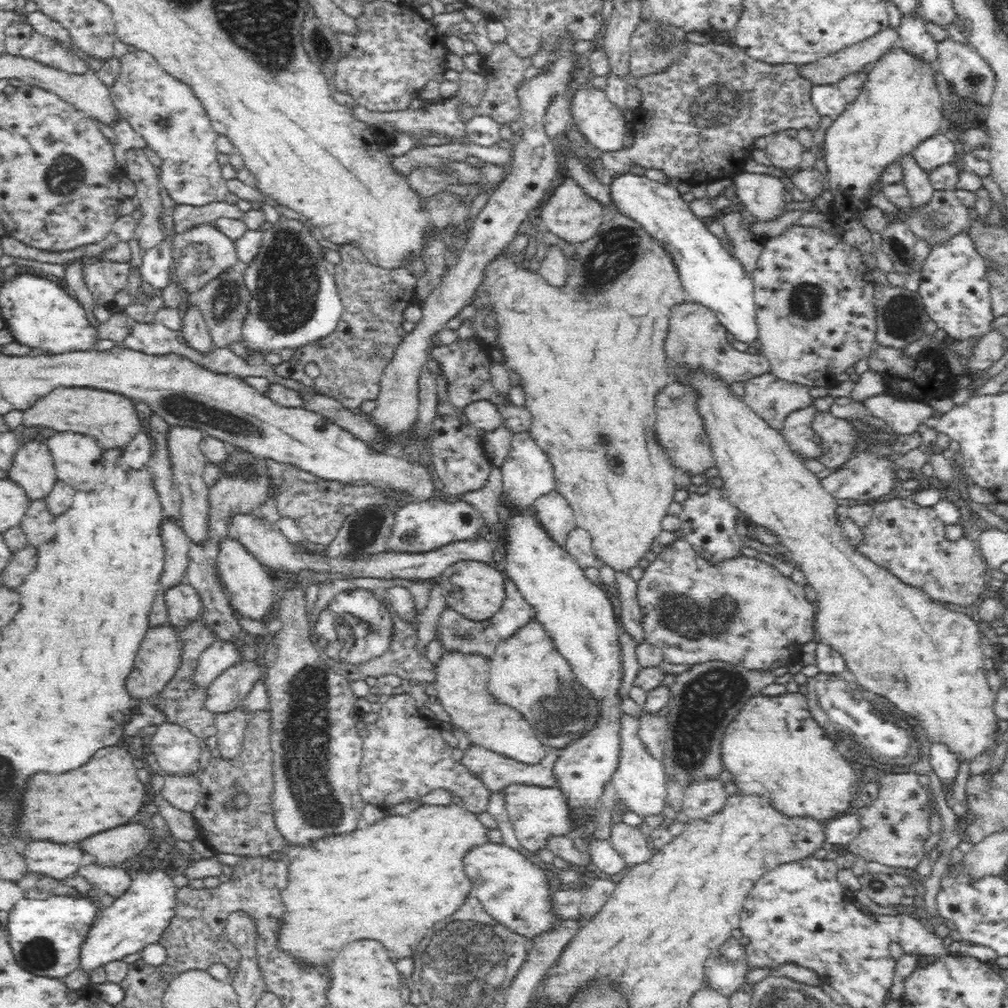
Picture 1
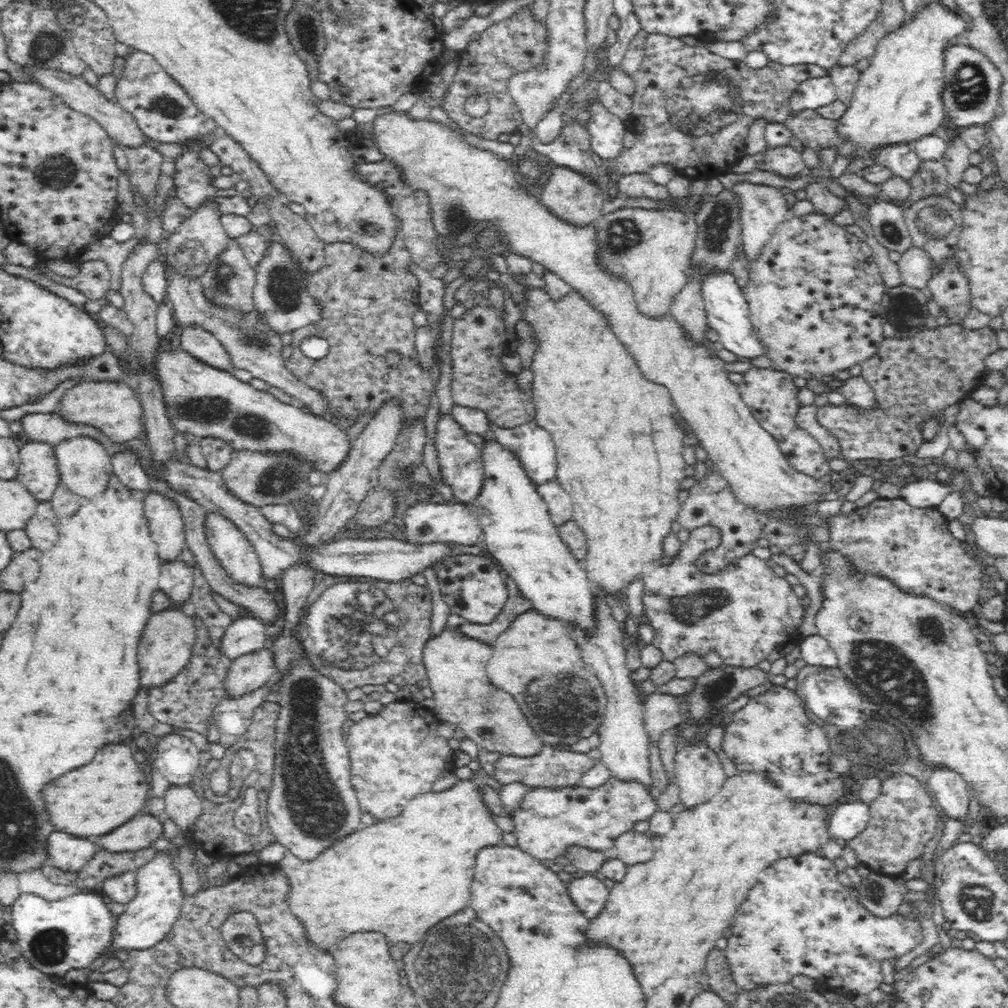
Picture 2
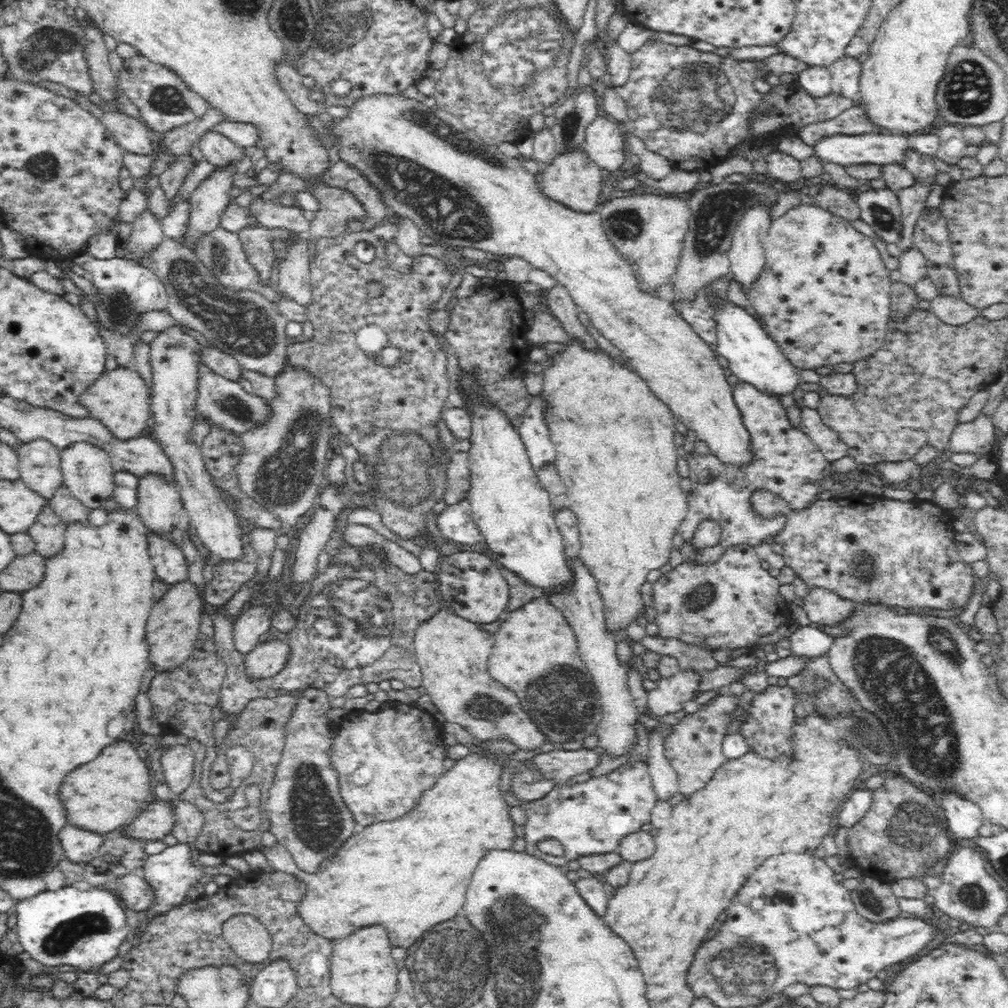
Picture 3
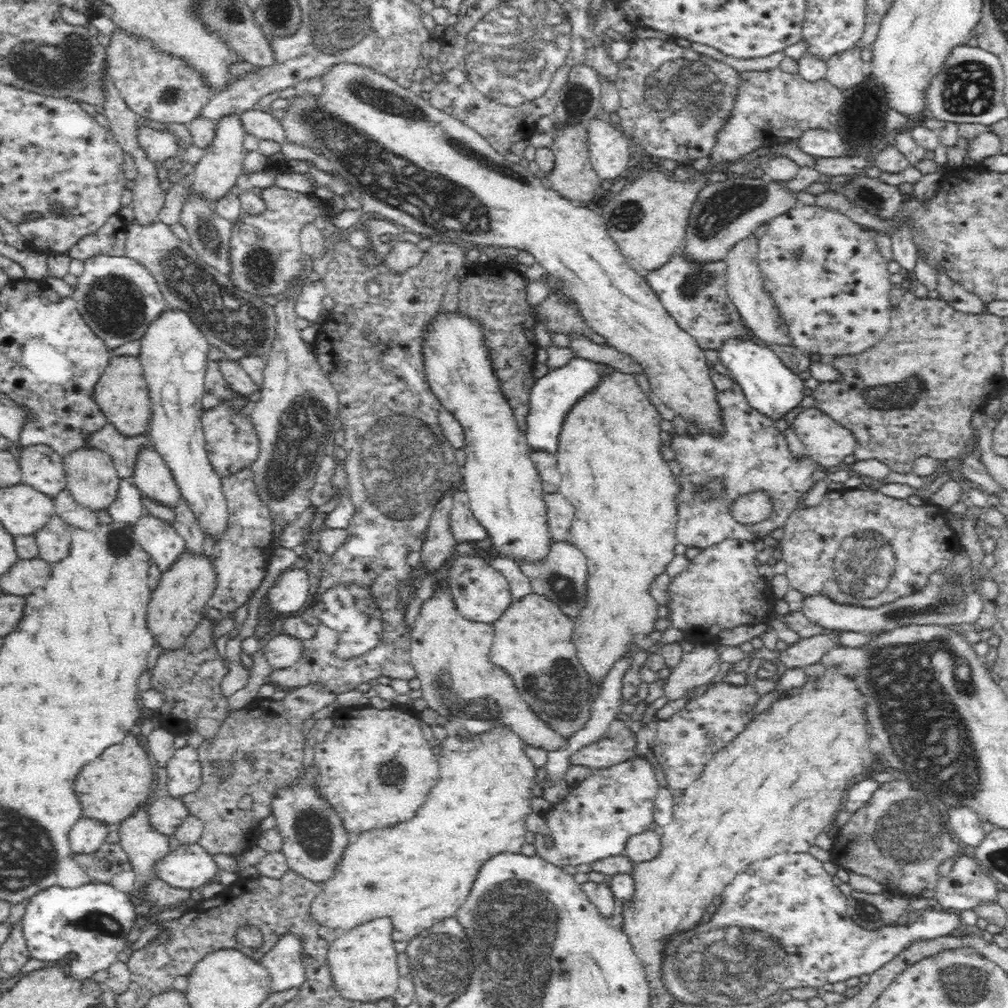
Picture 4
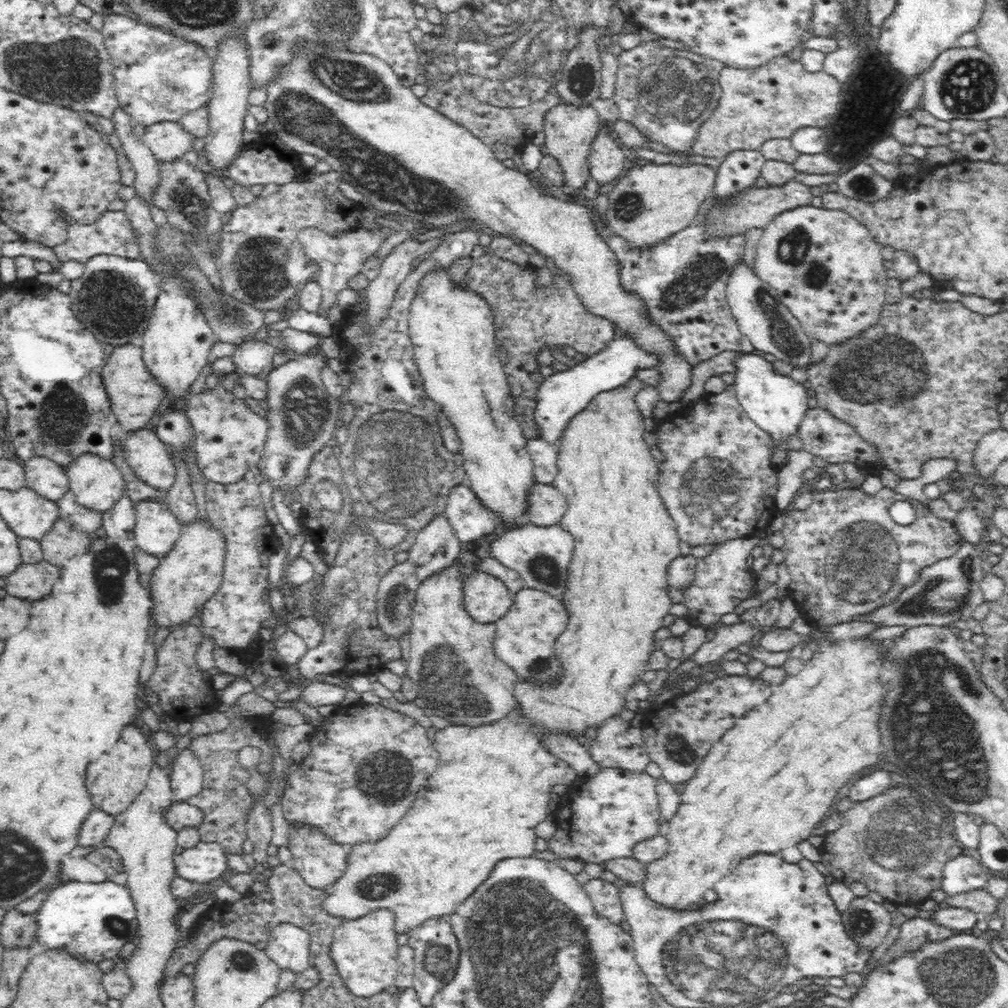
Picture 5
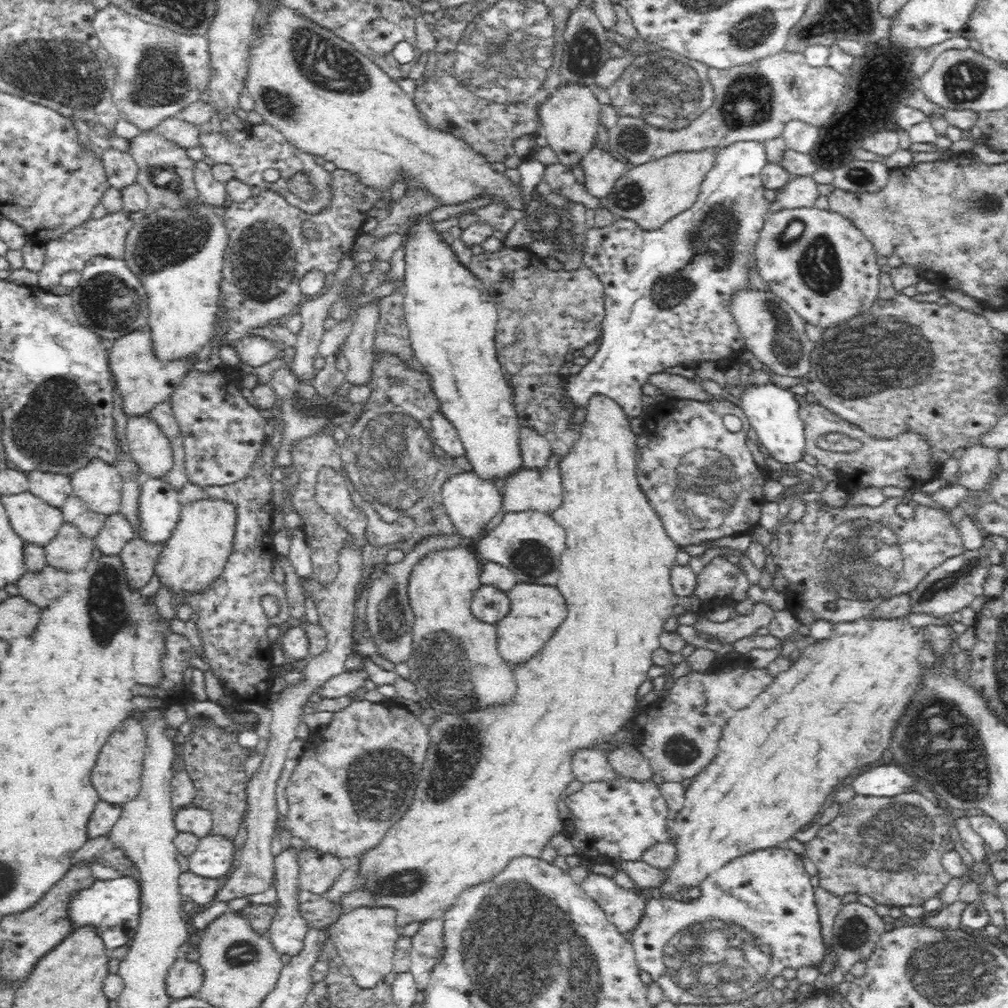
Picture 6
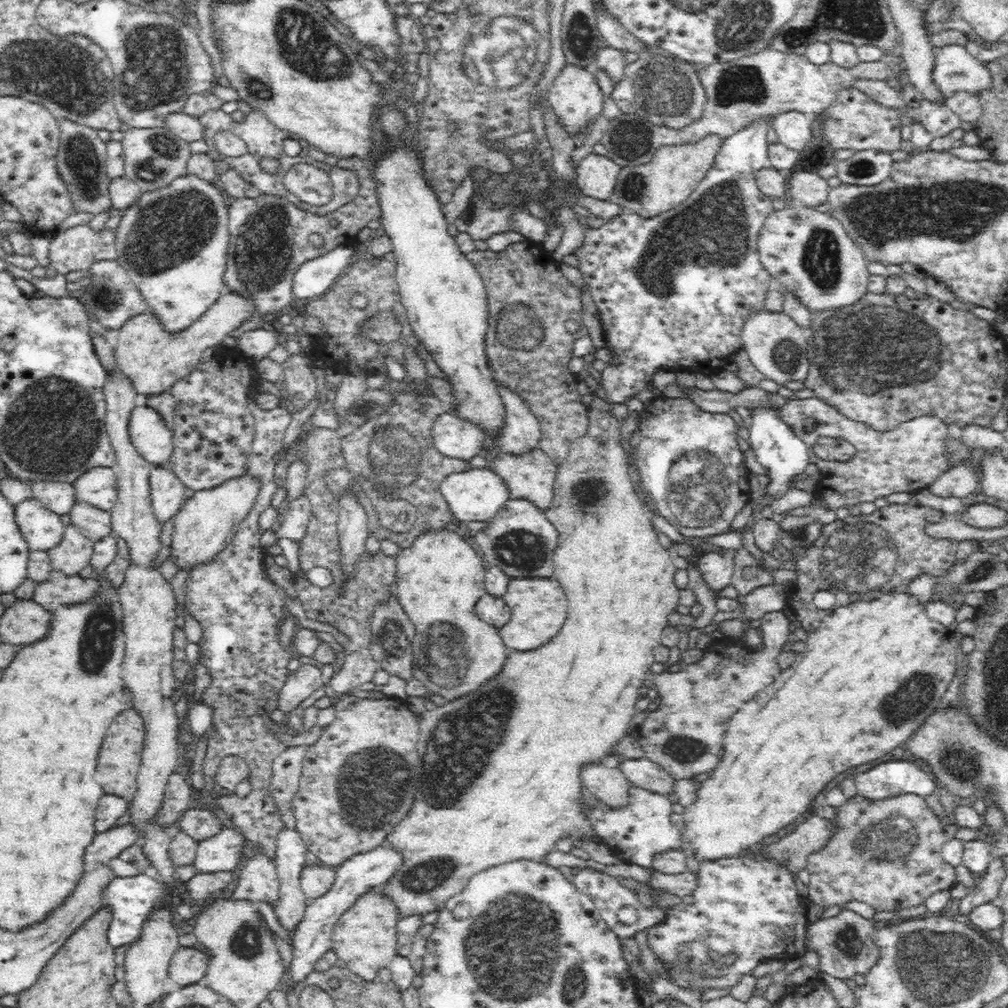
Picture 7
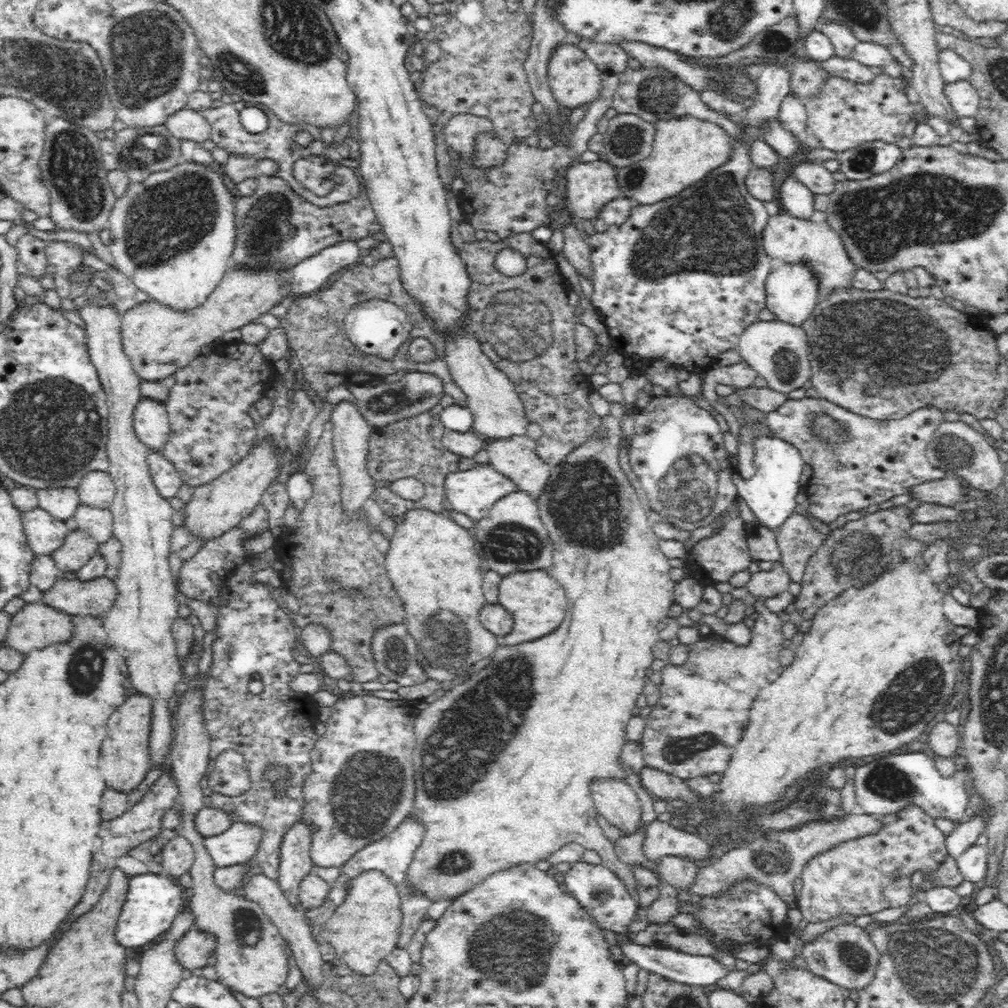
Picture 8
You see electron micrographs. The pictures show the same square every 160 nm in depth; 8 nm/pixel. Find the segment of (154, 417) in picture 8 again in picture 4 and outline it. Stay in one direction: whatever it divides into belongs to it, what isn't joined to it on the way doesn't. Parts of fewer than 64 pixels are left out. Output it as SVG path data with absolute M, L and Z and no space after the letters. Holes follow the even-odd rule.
M152 446L142 448L130 481L158 506L174 511L181 504L180 491L170 469Z

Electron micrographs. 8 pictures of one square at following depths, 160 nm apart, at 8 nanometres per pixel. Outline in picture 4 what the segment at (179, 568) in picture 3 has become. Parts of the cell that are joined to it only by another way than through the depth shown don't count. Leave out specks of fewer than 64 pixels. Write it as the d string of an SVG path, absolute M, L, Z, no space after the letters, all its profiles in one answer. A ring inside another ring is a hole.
M148 515L140 518L134 528L138 543L161 573L173 568L183 558L187 548L172 525Z

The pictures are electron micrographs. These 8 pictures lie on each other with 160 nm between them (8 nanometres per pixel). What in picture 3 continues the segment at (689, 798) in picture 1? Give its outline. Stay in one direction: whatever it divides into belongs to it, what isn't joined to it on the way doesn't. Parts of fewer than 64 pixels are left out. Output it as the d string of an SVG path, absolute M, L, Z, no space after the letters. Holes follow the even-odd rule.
M718 695L692 714L685 715L673 732L663 740L664 754L676 770L679 779L679 792L688 797L702 791L714 774L729 760L722 753L722 741L729 723L734 719L732 712L738 707L736 695Z

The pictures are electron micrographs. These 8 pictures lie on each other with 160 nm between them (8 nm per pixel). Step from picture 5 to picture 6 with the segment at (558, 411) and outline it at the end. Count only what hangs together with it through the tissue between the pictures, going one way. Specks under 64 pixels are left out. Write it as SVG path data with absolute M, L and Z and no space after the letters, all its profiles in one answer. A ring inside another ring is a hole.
M764 141L736 142L717 150L714 167L702 182L696 204L668 220L662 228L646 232L631 220L620 218L608 226L593 227L586 232L582 262L602 280L606 318L602 322L602 340L594 356L578 374L562 378L558 399L570 410L586 408L592 396L600 394L618 401L631 418L644 422L647 413L644 413L642 386L654 373L661 373L670 366L720 360L745 348L744 335L730 313L730 302L734 289L750 287L747 276L755 272L755 246L769 214L761 175L768 163Z

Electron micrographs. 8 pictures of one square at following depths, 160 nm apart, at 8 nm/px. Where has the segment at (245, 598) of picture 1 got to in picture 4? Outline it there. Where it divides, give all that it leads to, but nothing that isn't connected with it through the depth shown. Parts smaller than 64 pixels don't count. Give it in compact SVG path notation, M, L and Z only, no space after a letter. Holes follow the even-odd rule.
M164 310L150 323L140 339L139 361L149 388L151 400L150 430L153 448L170 469L181 499L188 504L200 531L212 540L229 532L230 512L221 477L210 464L201 423L202 396L205 392L205 370L208 366L208 341L196 322L181 310Z

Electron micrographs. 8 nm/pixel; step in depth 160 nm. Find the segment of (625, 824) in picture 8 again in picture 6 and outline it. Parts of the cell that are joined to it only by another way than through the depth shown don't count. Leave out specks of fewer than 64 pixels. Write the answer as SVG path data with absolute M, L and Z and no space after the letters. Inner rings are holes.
M594 747L577 748L571 754L571 770L581 783L610 780L616 776L615 770L607 762L603 751Z

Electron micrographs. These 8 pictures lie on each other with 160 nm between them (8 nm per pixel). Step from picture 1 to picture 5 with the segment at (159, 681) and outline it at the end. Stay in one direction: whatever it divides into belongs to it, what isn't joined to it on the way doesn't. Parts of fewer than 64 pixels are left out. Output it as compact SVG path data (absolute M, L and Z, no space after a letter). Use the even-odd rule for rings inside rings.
M208 520L184 525L180 540L172 549L153 570L148 588L151 594L152 618L158 628L178 629L196 622L202 606L214 596L223 579L226 556L223 536Z

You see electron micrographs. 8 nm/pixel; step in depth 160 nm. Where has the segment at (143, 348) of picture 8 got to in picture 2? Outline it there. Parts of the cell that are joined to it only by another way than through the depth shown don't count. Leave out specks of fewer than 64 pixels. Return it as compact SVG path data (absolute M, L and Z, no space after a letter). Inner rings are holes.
M82 382L72 385L63 392L58 400L57 414L64 422L70 424L85 424L91 426L95 430L99 430L101 434L105 434L107 438L116 445L134 440L134 438L143 437L143 410L139 403L138 396L126 384L116 384L115 382Z

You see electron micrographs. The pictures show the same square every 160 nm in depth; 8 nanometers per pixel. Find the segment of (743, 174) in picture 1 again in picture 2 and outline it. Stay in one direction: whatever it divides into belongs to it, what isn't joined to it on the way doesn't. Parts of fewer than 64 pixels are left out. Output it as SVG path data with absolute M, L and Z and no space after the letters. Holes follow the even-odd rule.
M736 182L733 188L735 197L740 205L741 243L746 247L748 259L756 260L760 249L774 234L776 227L789 219L790 211L784 198L785 190L780 187L767 186L766 184L752 184L752 182Z

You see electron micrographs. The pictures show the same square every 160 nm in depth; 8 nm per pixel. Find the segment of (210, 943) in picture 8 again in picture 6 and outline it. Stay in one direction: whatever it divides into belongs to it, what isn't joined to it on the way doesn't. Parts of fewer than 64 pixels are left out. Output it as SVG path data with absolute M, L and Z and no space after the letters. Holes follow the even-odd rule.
M179 956L166 978L166 991L171 1001L182 1001L197 994L202 987L202 967L197 961Z

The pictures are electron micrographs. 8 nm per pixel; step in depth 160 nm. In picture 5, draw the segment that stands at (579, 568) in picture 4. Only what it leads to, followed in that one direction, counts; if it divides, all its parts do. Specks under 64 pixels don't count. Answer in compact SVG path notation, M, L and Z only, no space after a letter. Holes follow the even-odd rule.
M530 524L510 533L504 531L504 535L490 544L490 557L496 558L507 568L518 572L526 587L547 592L563 601L574 548L576 548L574 538L568 532L564 532L560 525L540 527Z

